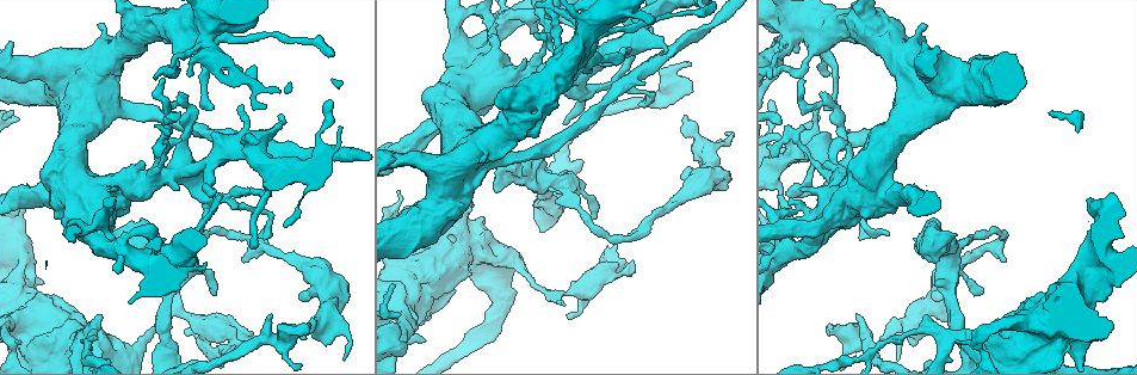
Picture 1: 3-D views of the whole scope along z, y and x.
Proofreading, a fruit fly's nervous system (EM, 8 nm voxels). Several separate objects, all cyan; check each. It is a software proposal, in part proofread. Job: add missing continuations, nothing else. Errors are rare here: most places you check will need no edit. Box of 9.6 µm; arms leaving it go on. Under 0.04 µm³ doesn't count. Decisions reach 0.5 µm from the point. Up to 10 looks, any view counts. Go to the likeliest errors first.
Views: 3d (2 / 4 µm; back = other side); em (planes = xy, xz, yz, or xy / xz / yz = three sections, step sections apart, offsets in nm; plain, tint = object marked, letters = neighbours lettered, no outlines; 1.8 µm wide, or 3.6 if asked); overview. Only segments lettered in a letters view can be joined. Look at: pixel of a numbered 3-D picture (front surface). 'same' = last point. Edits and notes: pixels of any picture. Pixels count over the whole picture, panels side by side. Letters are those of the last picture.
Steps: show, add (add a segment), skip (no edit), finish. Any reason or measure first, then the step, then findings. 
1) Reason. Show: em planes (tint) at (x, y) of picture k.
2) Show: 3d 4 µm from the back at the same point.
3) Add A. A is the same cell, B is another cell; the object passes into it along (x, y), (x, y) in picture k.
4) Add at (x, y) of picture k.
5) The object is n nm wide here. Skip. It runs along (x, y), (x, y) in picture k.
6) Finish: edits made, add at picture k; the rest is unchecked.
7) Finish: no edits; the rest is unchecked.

Show: em 3.6 µm yz step 4 (tint) at (870, 207) of picture 1.

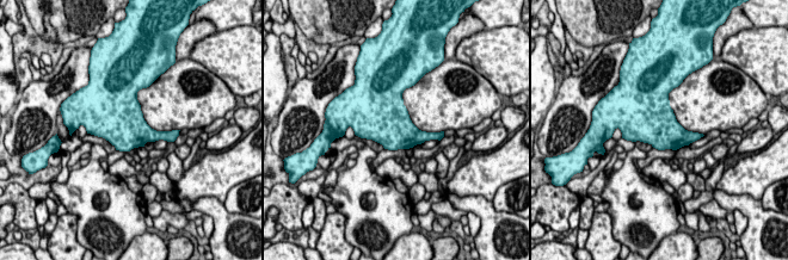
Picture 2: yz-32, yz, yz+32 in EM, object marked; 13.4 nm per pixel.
Another direction. Show: em 3.6 µm xy step 4 (letters) at the same point.

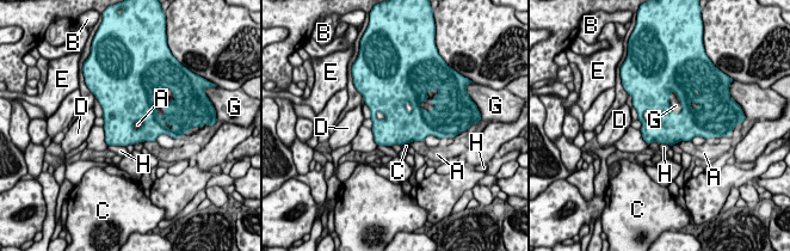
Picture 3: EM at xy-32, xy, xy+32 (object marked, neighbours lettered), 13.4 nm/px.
The object is 500 nm wide here. Skip. A, B, C, D, E, G and H are other cells; no lettered segment goes on from it.

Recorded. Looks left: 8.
Show: 3d 4 µm at (424, 284) of picture 1.

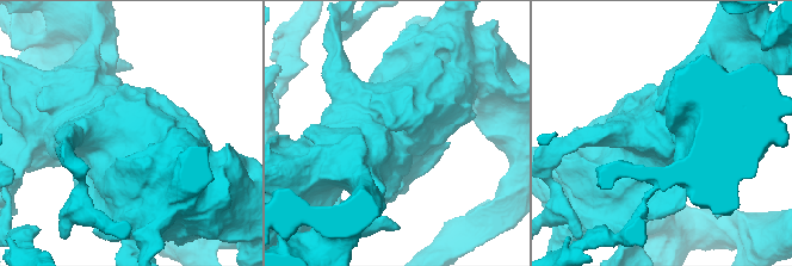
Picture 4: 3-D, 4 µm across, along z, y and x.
Need the tissue. Show: em 3.6 µm xy step 16 (letters) at (399, 134) of picture 4.

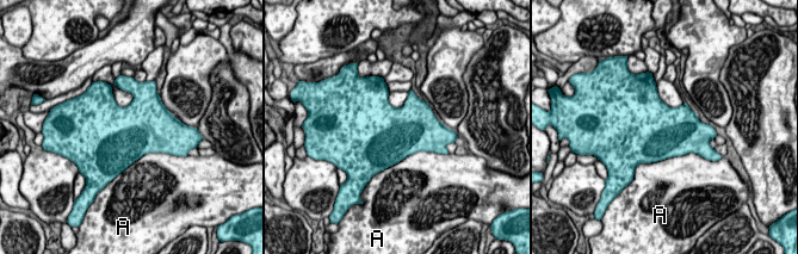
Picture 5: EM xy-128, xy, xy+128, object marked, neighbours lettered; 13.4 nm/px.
The longest contact is with A, 750 nm. Skip. A is another cell; a border runs along (697, 153), (686, 153), (642, 163) in picture 5; none of them fits.

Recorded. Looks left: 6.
An open end. Show: em planes (letters) at (305, 338) of picture 1.

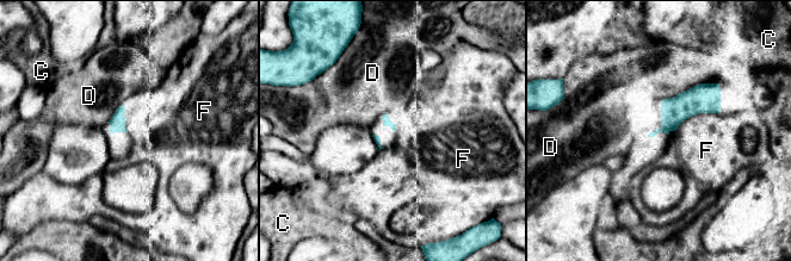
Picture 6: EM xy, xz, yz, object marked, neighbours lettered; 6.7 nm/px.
Skip. C, D and F are other cells; a border runs along (696, 113), (687, 117), (674, 131) in picture 6; none of them fits.

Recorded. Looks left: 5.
Thick end. Show: em planes (tint) at (235, 345) of picture 1.

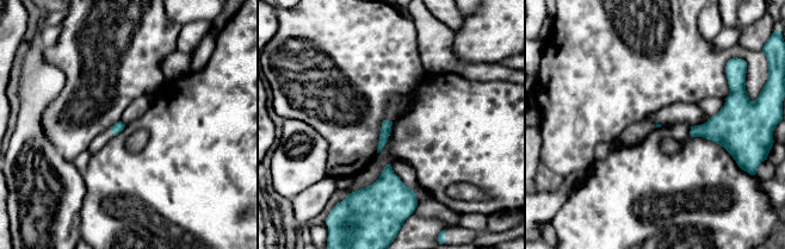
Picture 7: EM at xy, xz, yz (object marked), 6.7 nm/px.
Show: em planes (letters) at the same point.

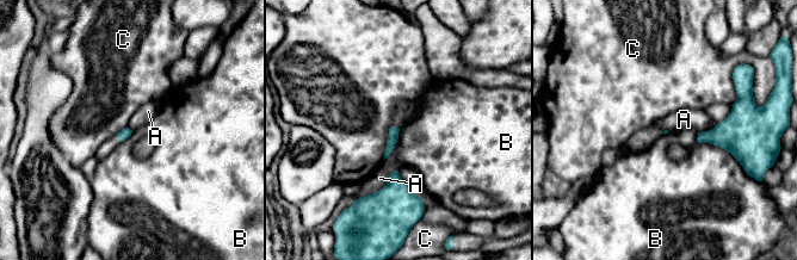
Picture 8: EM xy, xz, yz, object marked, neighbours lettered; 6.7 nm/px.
Skip. A, B and C are other cells; a border runs along (397, 169), (382, 187), (354, 199) in picture 8; no lettered segment goes on from it.

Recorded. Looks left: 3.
Finish: no edits; the rest is unchecked.

